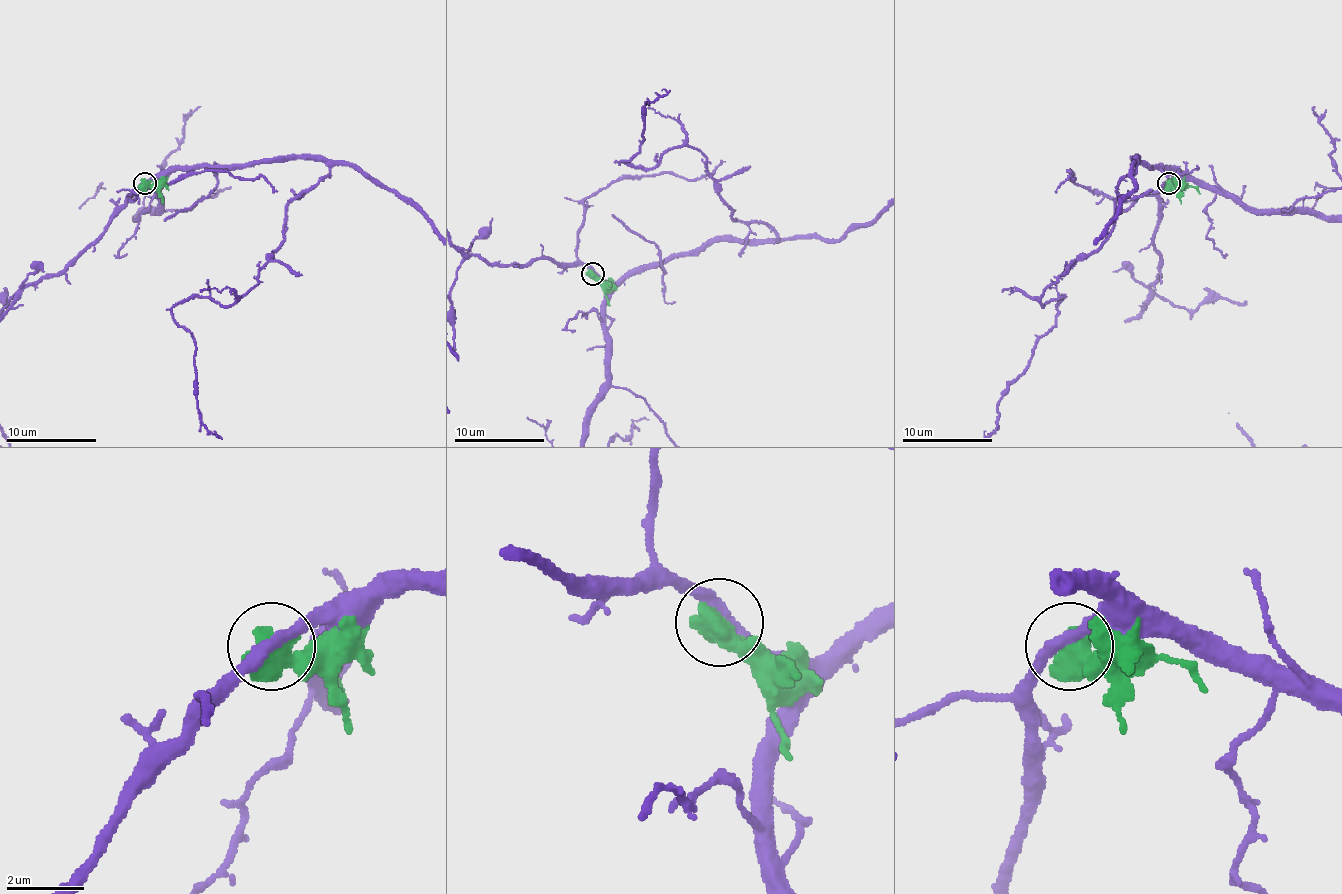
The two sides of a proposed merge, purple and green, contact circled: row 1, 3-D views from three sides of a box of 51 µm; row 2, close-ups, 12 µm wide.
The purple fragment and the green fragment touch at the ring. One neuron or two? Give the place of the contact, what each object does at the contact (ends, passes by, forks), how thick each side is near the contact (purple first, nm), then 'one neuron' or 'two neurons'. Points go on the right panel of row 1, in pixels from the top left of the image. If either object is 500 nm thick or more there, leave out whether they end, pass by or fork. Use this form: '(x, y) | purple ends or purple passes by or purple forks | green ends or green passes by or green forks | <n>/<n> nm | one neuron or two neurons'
(1168, 183) | 320/800 nm | two neurons

